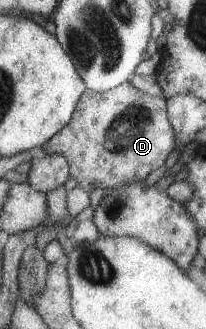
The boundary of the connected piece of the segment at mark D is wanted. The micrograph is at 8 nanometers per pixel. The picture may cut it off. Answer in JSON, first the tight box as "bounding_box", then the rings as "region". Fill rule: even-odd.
{"bounding_box":[41,81,176,192],"region":[[[127,81],[101,93],[86,87],[68,124],[46,141],[41,150],[44,155],[63,155],[69,162],[70,176],[83,189],[92,192],[99,188],[112,190],[133,181],[145,180],[147,175],[165,164],[165,160],[176,147],[175,132],[168,118],[167,100],[143,92]]]}

